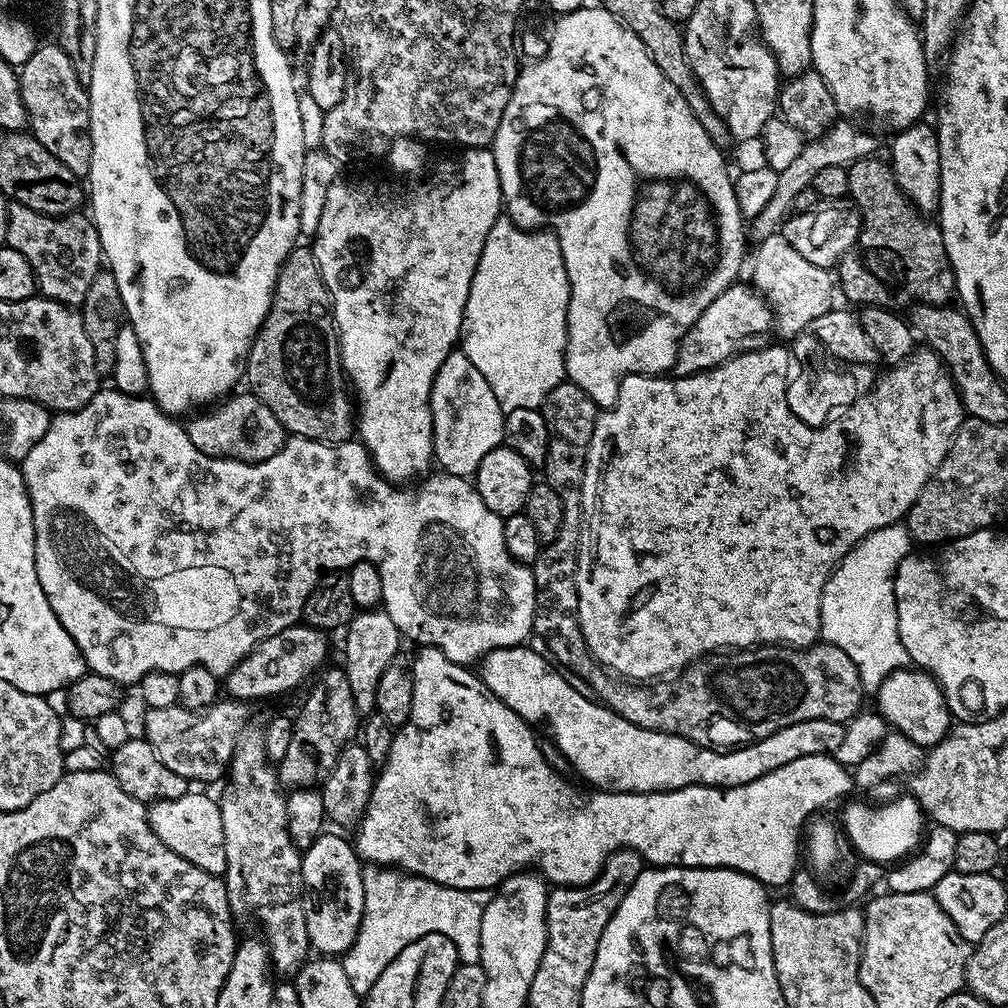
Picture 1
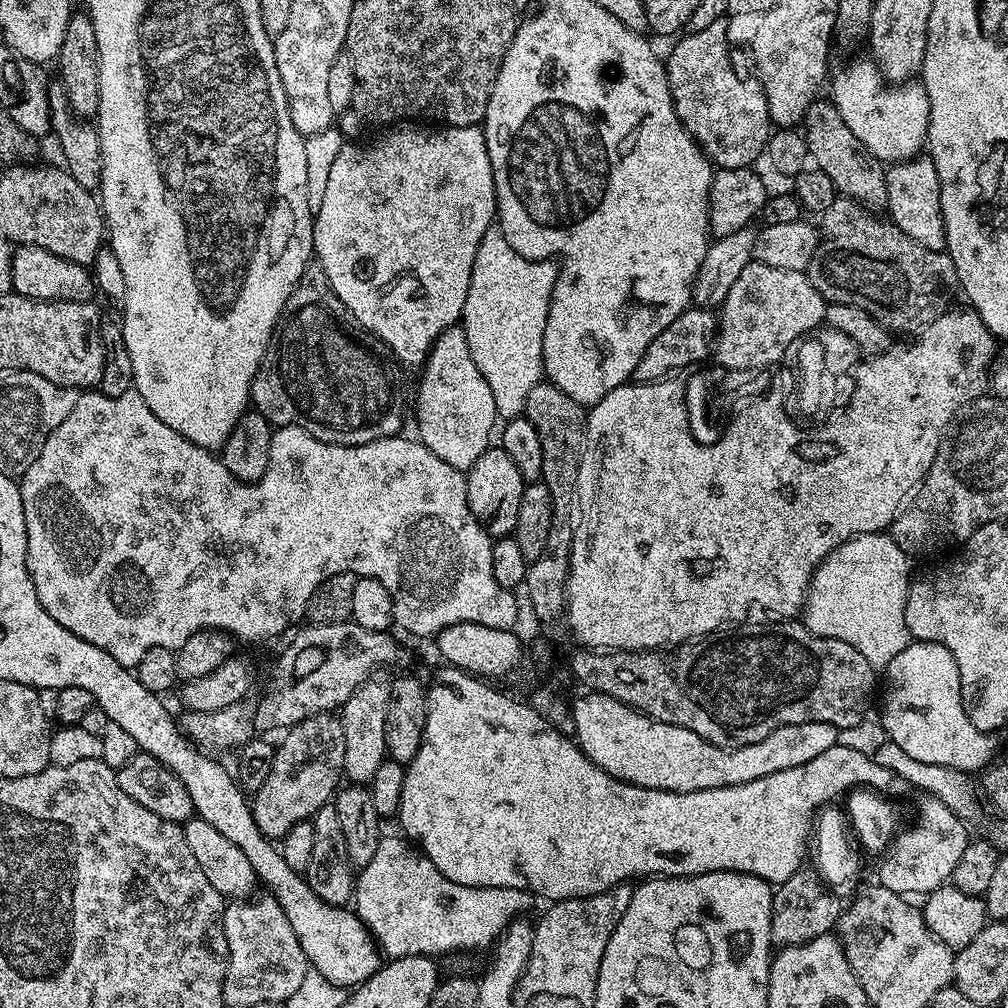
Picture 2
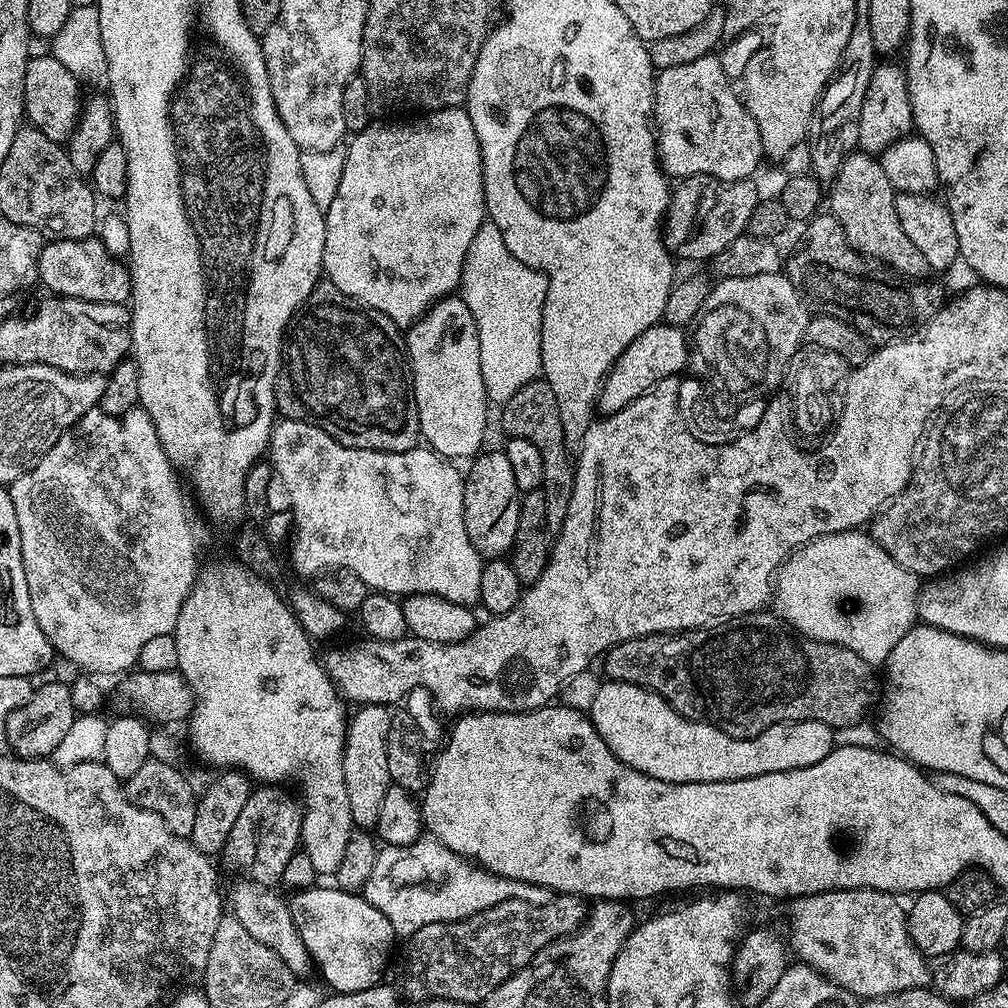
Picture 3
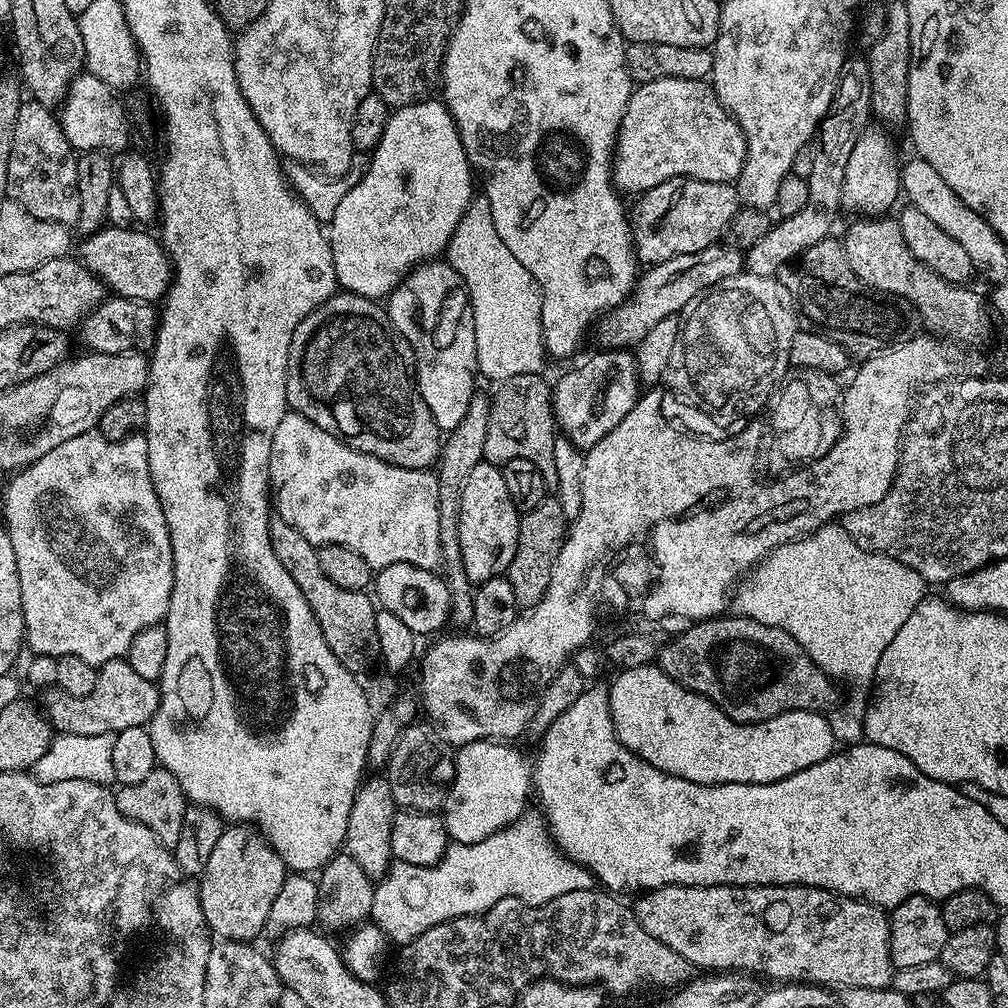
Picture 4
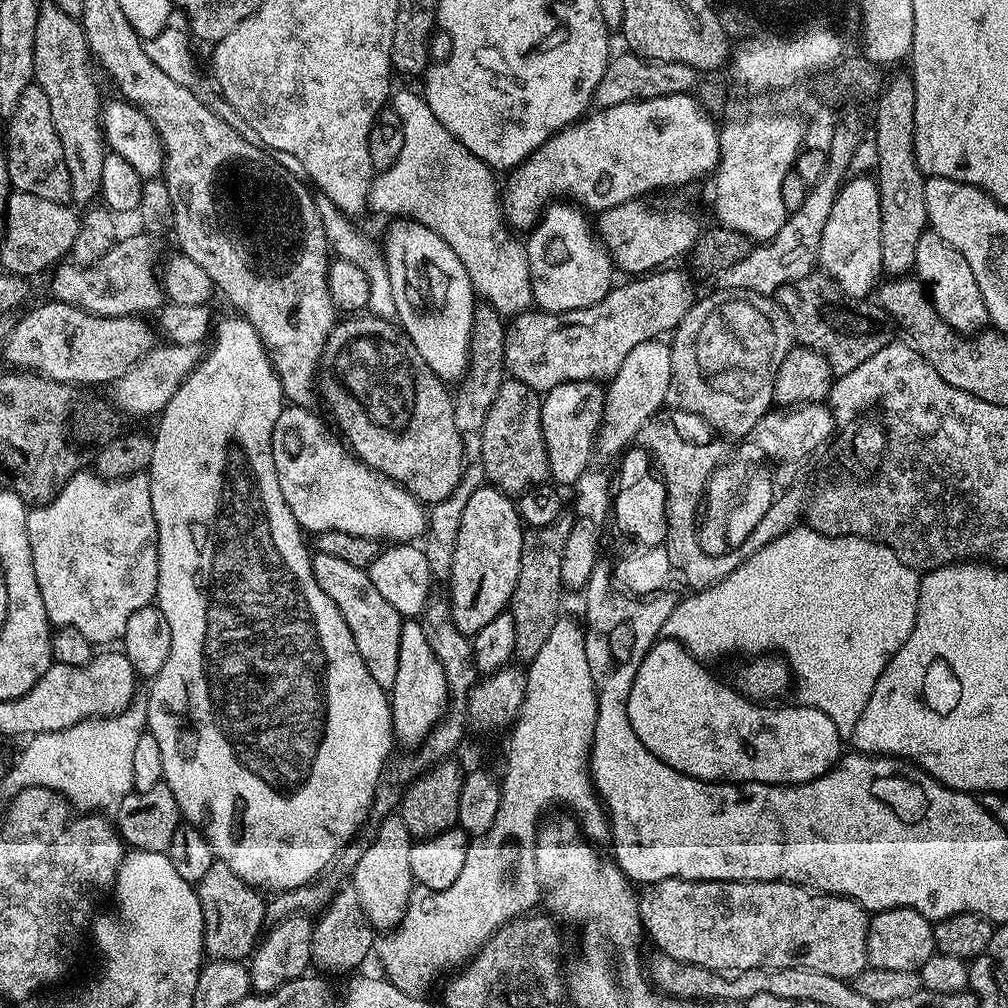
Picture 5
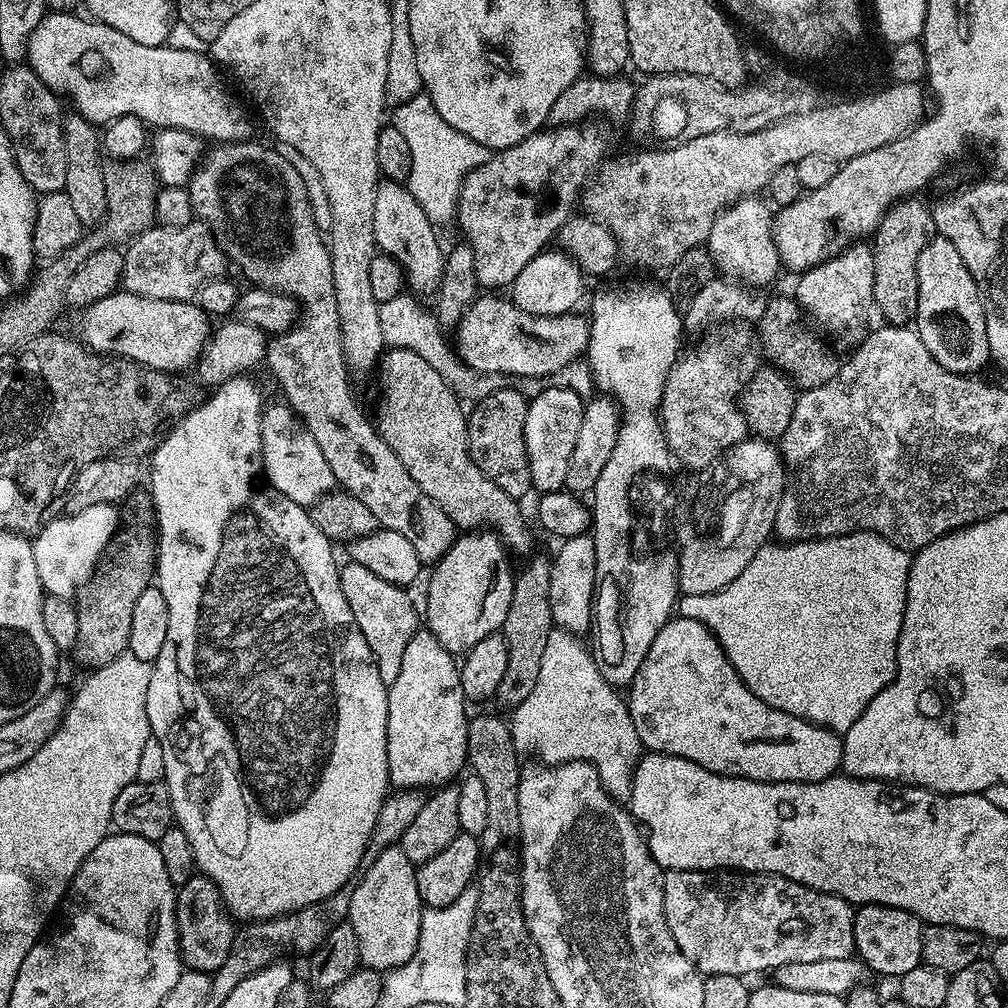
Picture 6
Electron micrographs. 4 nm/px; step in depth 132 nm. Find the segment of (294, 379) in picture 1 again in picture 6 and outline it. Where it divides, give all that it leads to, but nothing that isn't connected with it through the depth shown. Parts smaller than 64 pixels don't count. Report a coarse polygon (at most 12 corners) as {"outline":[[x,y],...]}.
{"outline":[[389,347],[376,431],[460,530],[533,551],[517,497],[470,458],[462,401]]}

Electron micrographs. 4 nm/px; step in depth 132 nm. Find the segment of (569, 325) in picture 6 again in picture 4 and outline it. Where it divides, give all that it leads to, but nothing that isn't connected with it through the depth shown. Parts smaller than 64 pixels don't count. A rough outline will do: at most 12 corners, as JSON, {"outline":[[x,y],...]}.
{"outline":[[728,242],[651,265],[599,325],[605,345],[639,345],[746,256]]}

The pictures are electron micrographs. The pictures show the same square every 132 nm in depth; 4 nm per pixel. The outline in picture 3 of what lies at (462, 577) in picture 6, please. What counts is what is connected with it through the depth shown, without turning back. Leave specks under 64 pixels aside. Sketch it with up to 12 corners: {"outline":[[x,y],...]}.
{"outline":[[503,450],[464,476],[466,534],[481,558],[511,553],[522,499]]}

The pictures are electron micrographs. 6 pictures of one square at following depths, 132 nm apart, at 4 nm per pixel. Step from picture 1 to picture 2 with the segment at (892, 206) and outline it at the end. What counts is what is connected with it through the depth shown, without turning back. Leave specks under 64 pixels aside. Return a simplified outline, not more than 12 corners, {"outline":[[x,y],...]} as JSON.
{"outline":[[850,196],[819,213],[807,266],[828,304],[893,334],[920,332],[957,295],[926,250]]}

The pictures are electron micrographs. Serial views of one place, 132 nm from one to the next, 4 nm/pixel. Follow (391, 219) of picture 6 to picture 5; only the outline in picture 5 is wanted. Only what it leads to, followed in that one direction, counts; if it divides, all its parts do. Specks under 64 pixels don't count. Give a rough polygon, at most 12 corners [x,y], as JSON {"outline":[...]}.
{"outline":[[411,218],[382,245],[395,319],[432,373],[467,370],[474,293]]}

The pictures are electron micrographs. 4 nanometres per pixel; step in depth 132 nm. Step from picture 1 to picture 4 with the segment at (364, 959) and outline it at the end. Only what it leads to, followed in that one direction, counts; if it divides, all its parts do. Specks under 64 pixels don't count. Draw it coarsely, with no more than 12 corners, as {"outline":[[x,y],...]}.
{"outline":[[536,828],[396,860],[371,923],[403,946],[502,898],[545,904],[593,887]]}

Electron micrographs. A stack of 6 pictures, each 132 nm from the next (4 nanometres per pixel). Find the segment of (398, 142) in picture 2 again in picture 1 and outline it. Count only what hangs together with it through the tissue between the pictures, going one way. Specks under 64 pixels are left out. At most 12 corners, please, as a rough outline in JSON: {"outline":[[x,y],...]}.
{"outline":[[491,147],[337,178],[310,247],[385,480],[433,467],[430,390],[504,195]]}

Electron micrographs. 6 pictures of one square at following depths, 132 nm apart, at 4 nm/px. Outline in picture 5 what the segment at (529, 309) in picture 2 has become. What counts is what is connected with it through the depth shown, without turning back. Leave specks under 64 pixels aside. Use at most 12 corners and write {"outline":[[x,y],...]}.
{"outline":[[393,91],[402,154],[367,207],[434,230],[501,317],[534,301],[497,173]]}

